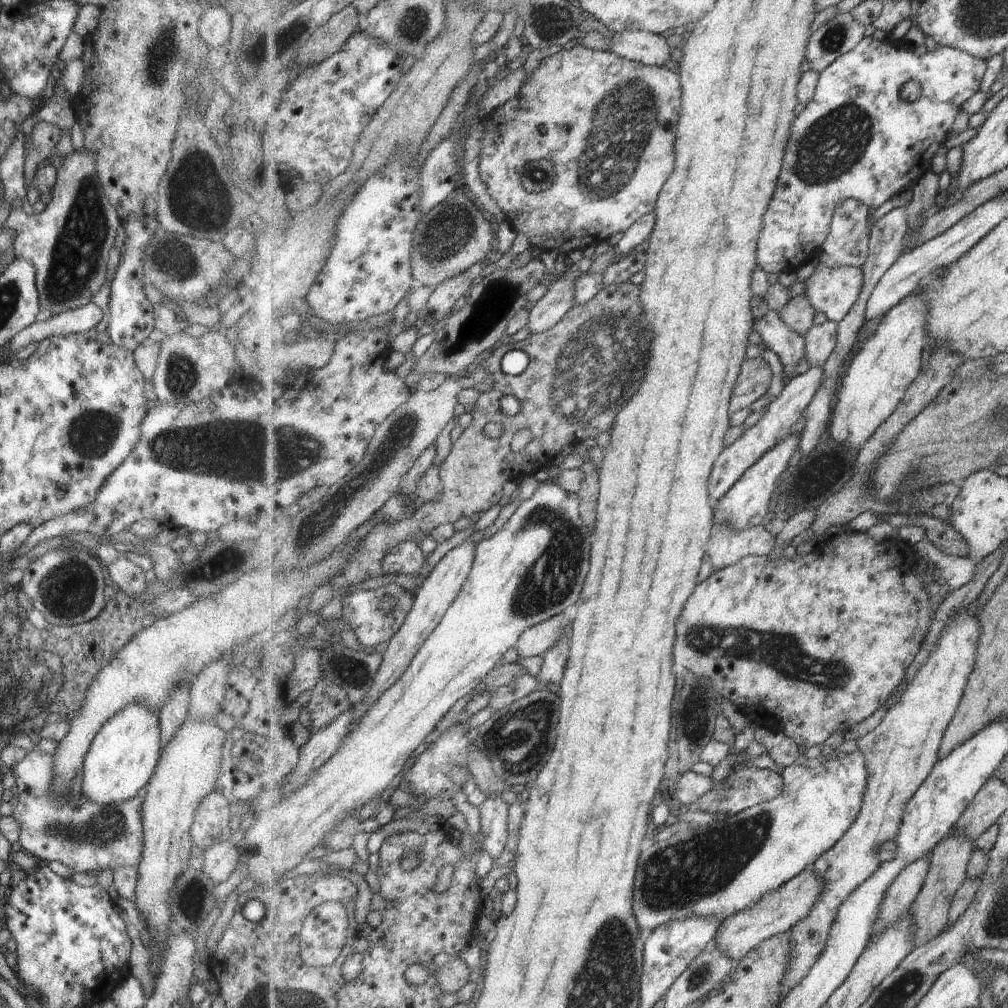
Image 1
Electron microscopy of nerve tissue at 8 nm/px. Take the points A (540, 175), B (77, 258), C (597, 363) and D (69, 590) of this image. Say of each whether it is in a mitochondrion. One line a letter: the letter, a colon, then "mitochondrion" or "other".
A: mitochondrion
B: mitochondrion
C: mitochondrion
D: mitochondrion

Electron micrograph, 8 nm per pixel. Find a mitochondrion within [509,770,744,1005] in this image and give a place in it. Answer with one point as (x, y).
(702, 973)

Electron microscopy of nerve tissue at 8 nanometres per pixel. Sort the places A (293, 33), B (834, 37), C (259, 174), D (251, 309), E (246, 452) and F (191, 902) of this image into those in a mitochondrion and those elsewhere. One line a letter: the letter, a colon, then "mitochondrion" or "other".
A: mitochondrion
B: mitochondrion
C: other
D: other
E: mitochondrion
F: mitochondrion

